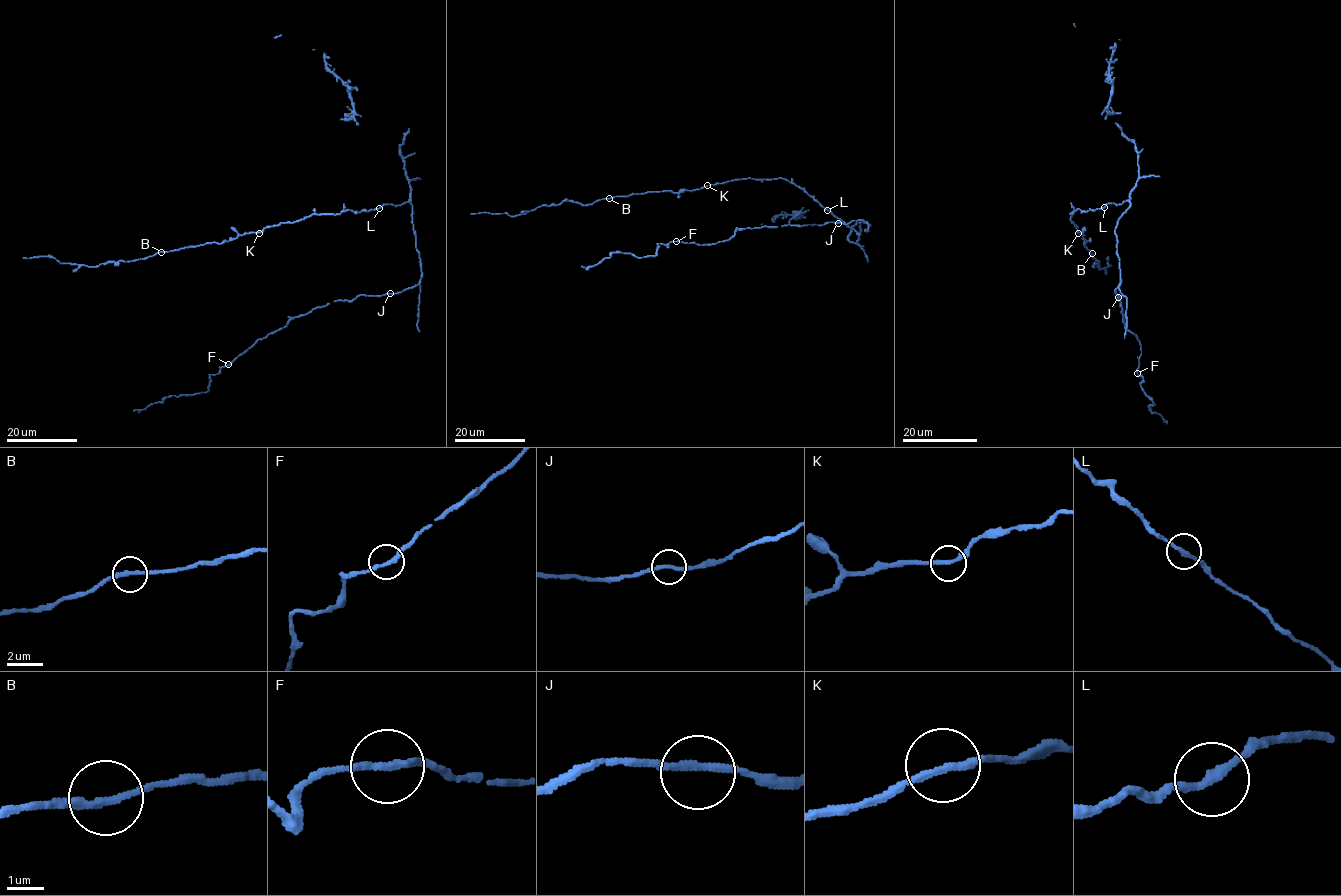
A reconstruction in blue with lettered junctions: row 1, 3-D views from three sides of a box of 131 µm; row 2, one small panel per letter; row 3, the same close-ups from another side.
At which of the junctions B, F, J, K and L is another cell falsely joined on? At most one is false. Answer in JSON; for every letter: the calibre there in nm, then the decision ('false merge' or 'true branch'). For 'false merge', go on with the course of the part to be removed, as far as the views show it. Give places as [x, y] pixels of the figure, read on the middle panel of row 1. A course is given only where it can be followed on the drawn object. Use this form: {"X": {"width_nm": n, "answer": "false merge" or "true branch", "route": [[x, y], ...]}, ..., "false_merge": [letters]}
{"B": {"width_nm": 200, "answer": "true branch"}, "F": {"width_nm": 200, "answer": "true branch"}, "J": {"width_nm": 200, "answer": "true branch"}, "K": {"width_nm": 200, "answer": "true branch"}, "L": {"width_nm": 200, "answer": "true branch"}, "false_merge": []}

